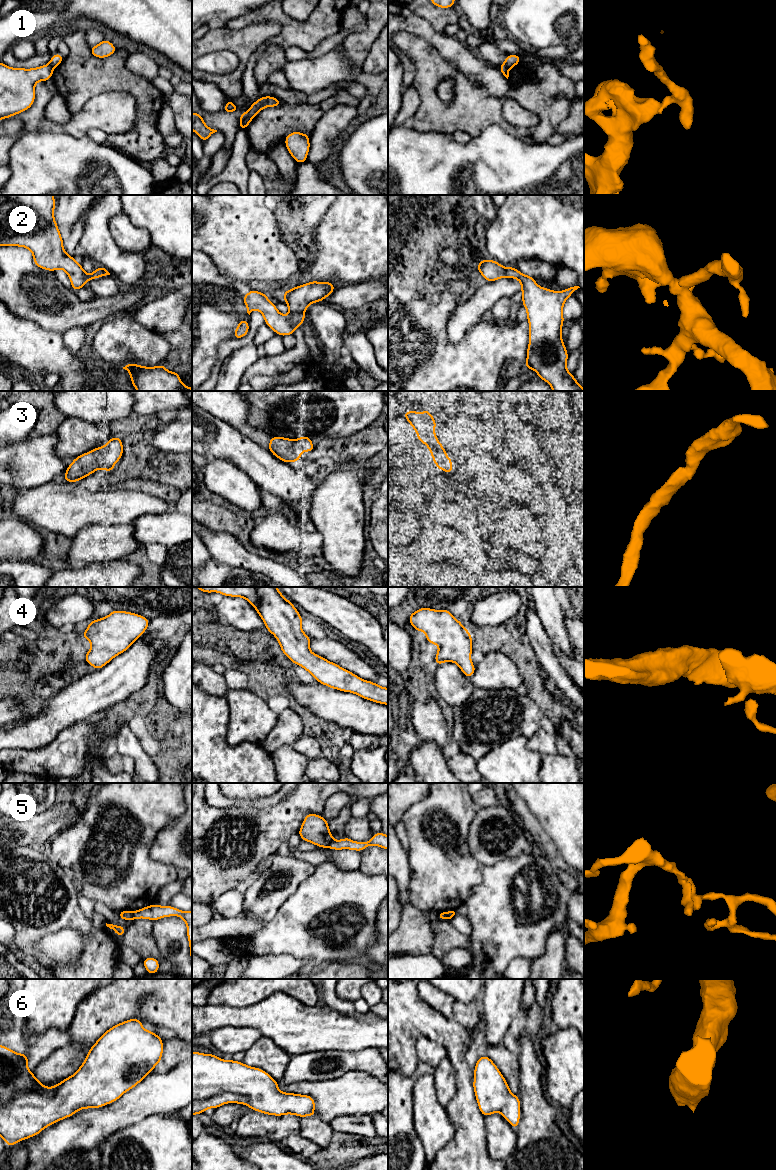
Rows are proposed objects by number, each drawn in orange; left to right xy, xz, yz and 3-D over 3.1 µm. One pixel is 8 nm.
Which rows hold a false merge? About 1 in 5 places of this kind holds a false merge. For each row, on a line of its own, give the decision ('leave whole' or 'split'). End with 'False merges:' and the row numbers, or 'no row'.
1: split
2: leave whole
3: leave whole
4: leave whole
5: split
6: leave whole
False merges: 1, 5

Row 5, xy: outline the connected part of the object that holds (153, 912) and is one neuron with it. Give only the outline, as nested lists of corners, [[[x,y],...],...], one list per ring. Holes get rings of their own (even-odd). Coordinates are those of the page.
[[[155,903],[153,905],[134,911],[133,913],[135,919],[144,918],[152,921],[170,916],[177,916],[182,918],[187,926],[187,938],[189,940],[190,959],[192,961],[192,910],[181,911],[170,905],[160,906]]]

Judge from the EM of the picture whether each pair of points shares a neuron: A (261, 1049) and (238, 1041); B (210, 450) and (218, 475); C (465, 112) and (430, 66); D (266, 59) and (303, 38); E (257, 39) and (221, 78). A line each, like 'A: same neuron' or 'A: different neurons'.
A: different neurons
B: different neurons
C: same neuron
D: different neurons
E: same neuron

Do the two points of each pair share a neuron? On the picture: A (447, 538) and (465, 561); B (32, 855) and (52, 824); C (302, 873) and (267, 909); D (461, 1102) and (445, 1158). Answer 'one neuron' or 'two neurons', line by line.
A: one neuron
B: two neurons
C: one neuron
D: one neuron

